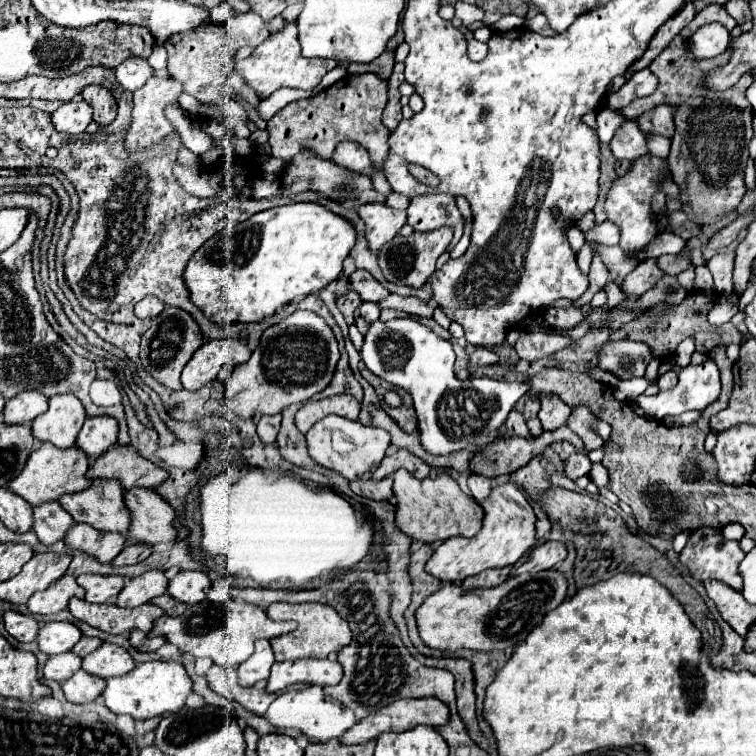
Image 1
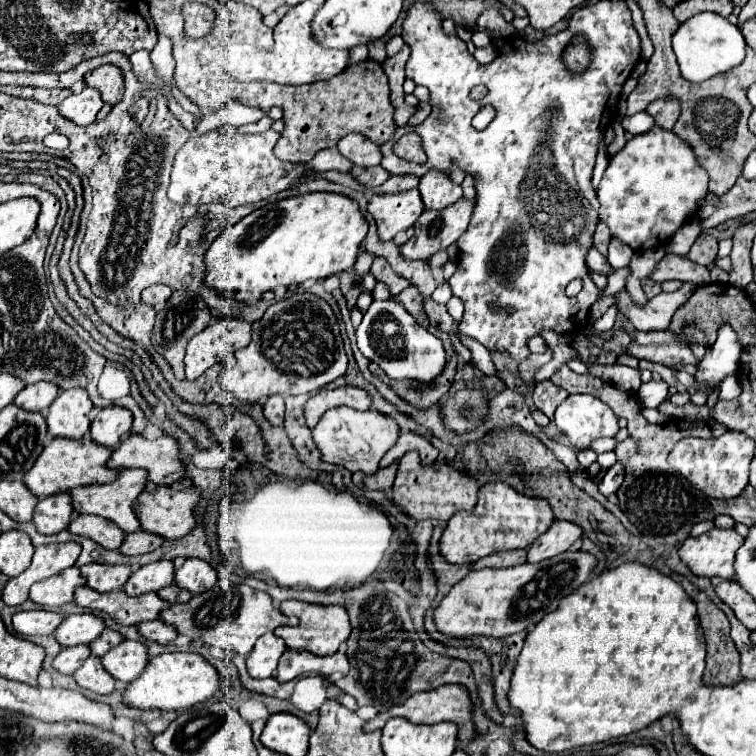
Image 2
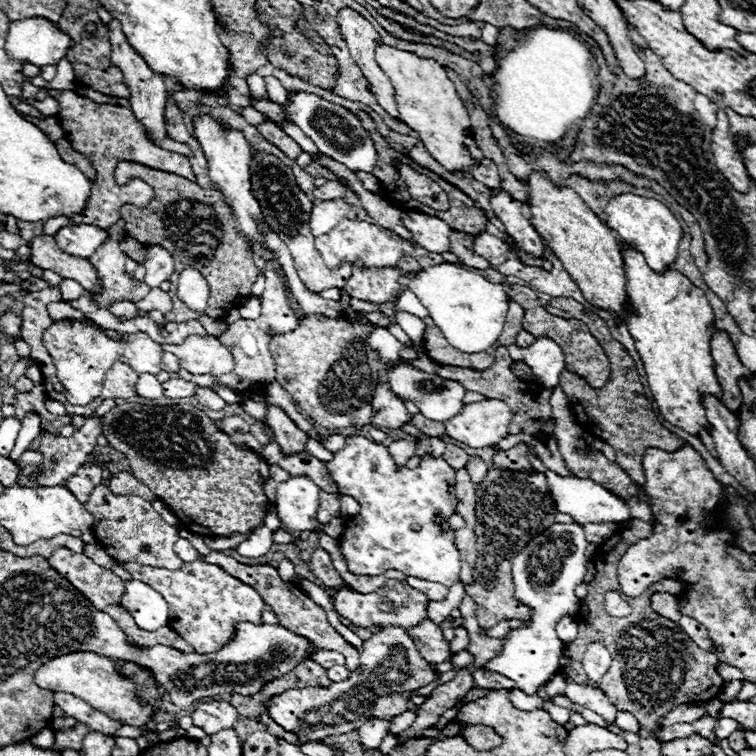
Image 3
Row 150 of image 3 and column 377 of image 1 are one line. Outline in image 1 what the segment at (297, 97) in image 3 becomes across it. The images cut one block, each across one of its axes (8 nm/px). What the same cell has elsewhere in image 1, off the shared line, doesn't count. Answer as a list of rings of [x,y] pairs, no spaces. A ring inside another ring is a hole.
[[[412,318],[372,322],[360,354],[372,374],[410,392],[416,402],[420,444],[434,456],[462,450],[470,436],[488,436],[496,432],[508,418],[518,398],[522,398],[528,390],[524,382],[494,378],[484,378],[484,388],[464,388],[464,382],[460,382],[454,374],[456,356],[451,342],[442,340],[430,328]],[[466,402],[470,406],[474,404],[474,412],[466,412]]]

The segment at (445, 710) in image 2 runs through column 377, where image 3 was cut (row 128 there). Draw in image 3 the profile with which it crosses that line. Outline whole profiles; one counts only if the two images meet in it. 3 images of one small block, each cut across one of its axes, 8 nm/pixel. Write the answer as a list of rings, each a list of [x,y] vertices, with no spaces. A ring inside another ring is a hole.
[[[718,110],[718,126],[712,132],[712,152],[714,152],[714,160],[718,164],[718,170],[724,174],[724,178],[738,192],[746,194],[752,186],[752,178],[748,176],[742,154],[738,152],[736,144],[732,142],[728,118],[722,110]]]

